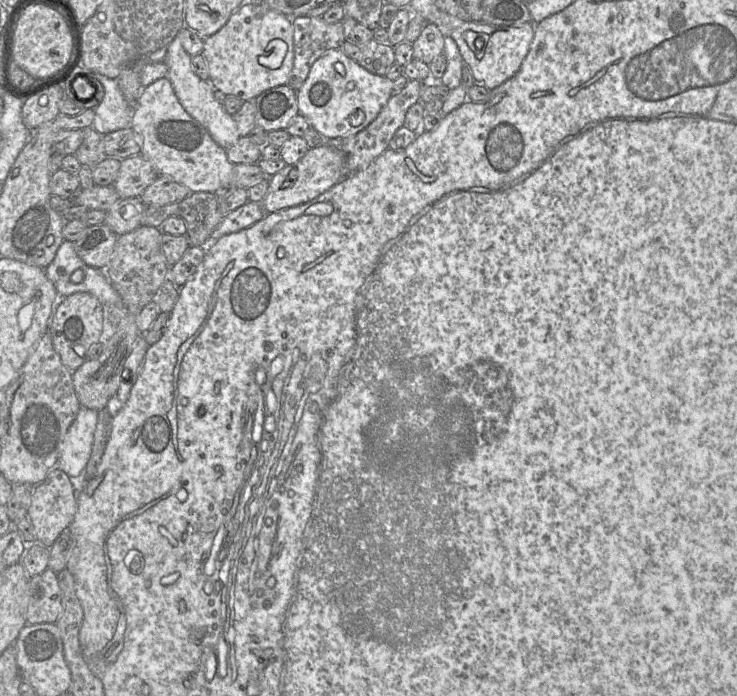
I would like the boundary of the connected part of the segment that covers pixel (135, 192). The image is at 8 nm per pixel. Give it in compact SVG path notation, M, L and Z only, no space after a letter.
M137 154L121 161L113 186L121 198L140 197L158 176L152 164Z

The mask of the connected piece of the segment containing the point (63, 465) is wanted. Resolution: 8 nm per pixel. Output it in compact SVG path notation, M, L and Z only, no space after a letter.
M81 407L62 444L56 467L75 481L83 477L89 462L98 417L99 411Z

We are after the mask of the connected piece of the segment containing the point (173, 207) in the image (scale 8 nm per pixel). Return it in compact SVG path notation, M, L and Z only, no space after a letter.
M193 192L187 198L163 206L146 206L141 226L160 228L171 216L184 219L191 246L207 247L212 233L225 217L216 193Z

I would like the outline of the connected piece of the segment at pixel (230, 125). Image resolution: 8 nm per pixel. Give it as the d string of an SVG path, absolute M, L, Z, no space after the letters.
M175 36L173 41L168 45L164 62L167 65L168 78L173 86L174 92L187 113L198 121L209 132L213 140L225 150L235 145L241 136L233 115L230 115L225 110L225 105L223 106L217 101L209 80L201 79L193 71L191 56L183 48L178 36Z

